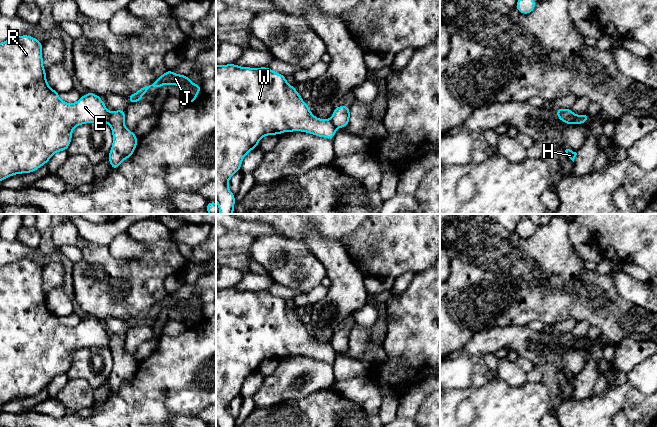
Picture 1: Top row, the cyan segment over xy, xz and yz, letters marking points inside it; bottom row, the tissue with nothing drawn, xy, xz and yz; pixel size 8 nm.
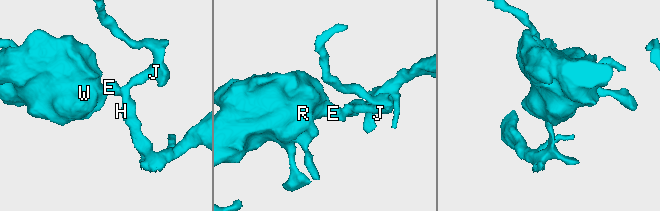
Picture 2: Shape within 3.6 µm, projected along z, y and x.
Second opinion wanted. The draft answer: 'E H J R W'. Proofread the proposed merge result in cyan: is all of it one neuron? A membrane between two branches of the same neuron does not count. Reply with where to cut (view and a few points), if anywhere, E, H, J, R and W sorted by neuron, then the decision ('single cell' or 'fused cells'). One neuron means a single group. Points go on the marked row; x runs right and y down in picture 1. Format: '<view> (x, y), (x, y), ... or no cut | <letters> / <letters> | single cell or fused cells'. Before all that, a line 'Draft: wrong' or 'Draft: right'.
Draft: wrong
xy (108, 113), (109, 122) | E R W / H J | fused cells

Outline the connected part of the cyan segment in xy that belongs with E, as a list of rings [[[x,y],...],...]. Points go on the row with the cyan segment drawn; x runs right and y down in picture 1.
[[[29,35],[10,38],[0,43],[0,182],[16,175],[38,170],[58,151],[68,149],[72,131],[81,124],[109,123],[109,112],[101,97],[88,92],[76,103],[66,103],[46,80],[43,67],[43,43]]]

